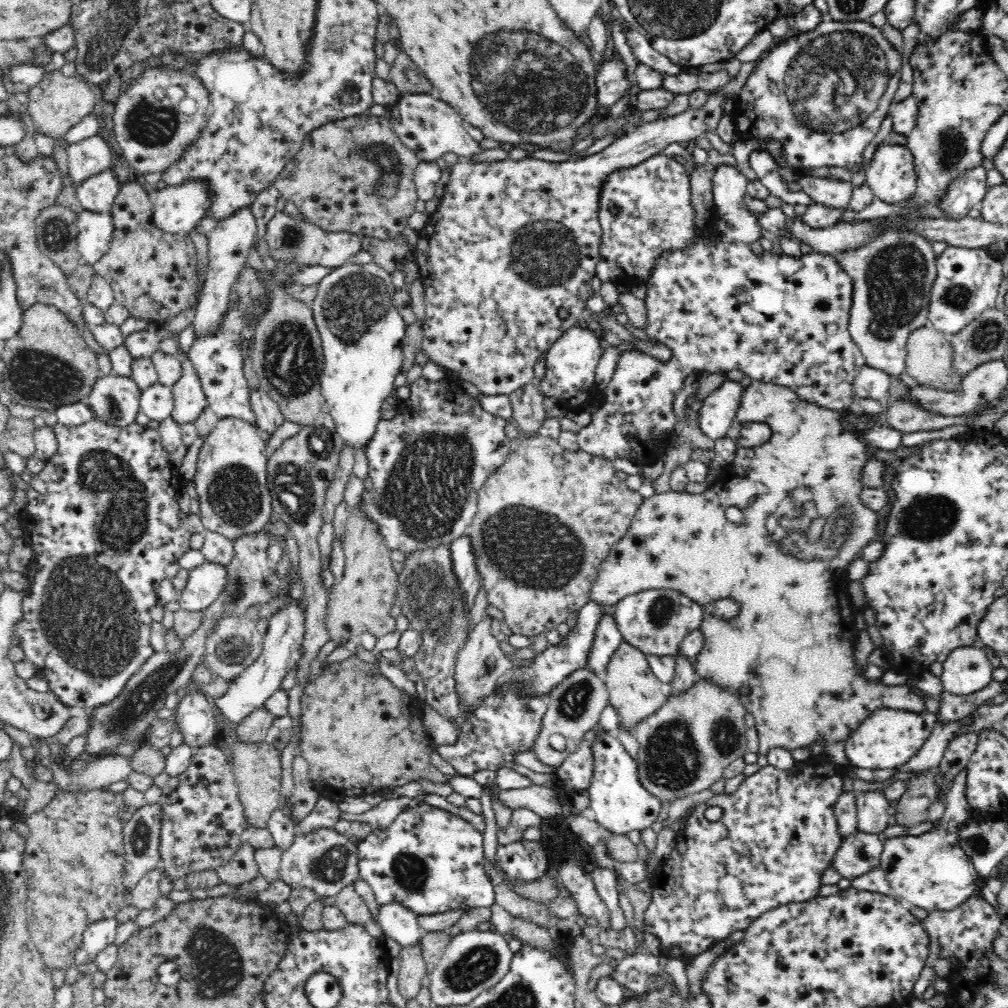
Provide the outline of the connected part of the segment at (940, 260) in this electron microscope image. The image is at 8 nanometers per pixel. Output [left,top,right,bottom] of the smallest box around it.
[928,246,1004,336]

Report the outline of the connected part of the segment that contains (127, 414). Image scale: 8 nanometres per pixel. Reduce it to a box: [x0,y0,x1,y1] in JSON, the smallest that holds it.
[87,375,141,426]

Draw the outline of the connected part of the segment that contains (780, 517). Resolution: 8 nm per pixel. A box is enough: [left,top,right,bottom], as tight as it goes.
[590,381,927,754]

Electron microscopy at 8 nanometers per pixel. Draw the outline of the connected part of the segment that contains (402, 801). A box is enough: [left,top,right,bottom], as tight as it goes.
[339,796,414,830]

